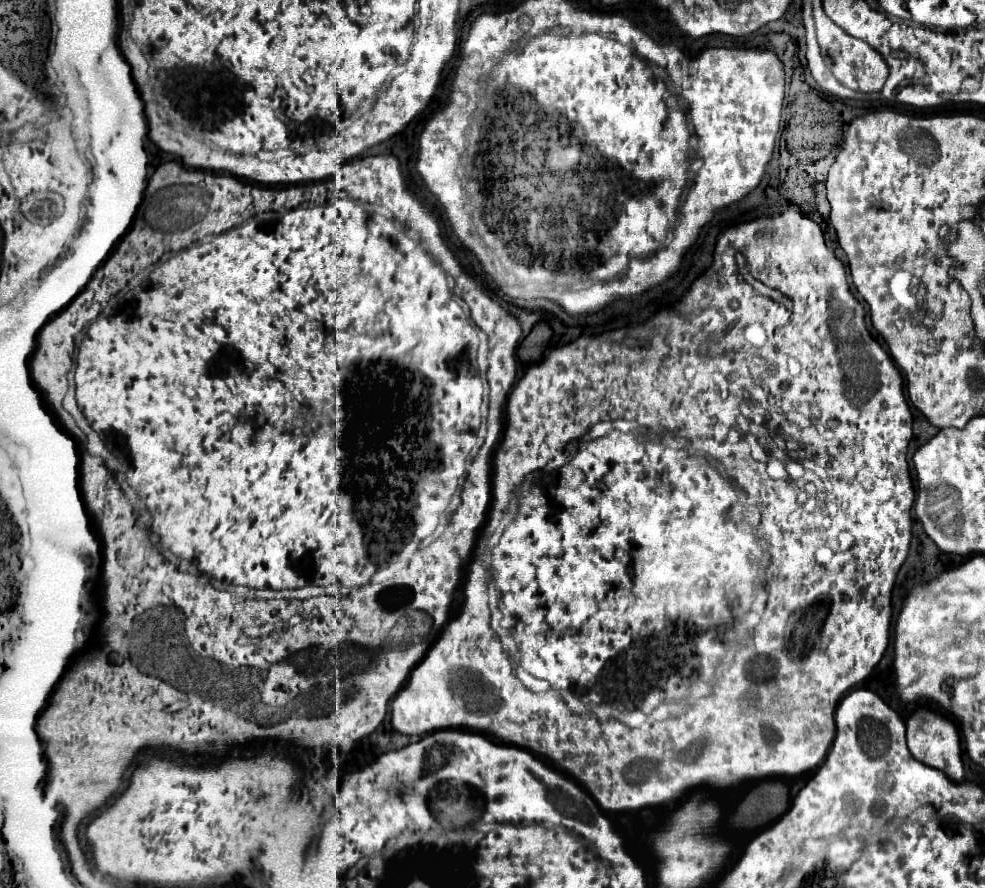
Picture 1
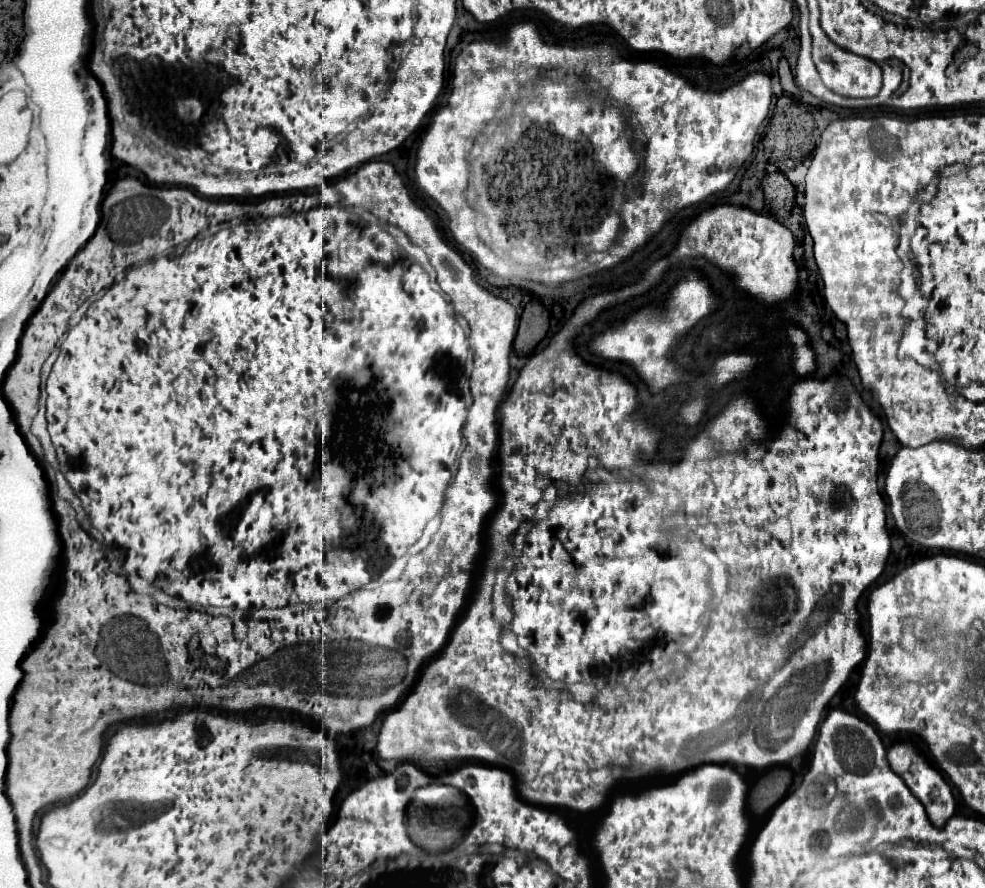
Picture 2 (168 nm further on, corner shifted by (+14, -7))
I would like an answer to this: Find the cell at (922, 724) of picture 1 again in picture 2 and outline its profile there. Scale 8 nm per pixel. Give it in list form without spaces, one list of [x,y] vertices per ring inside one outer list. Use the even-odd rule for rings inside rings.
[[[901,741],[901,743],[895,743],[889,753],[887,753],[887,759],[893,767],[893,771],[897,775],[901,775],[901,779],[905,779],[905,783],[911,787],[913,795],[917,795],[917,799],[921,799],[921,803],[925,805],[927,809],[927,815],[929,819],[933,819],[935,825],[943,825],[955,811],[955,799],[953,799],[953,793],[951,793],[951,787],[947,785],[947,781],[943,779],[943,775],[933,769],[933,765],[929,763],[927,755],[921,753],[921,749],[911,743],[911,741]]]

